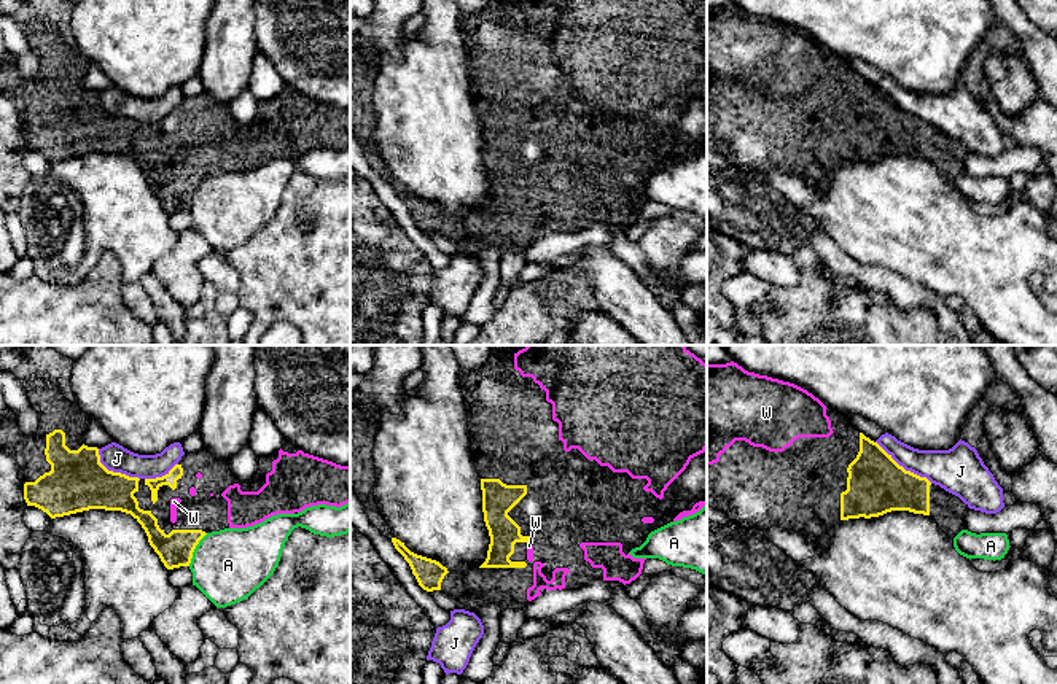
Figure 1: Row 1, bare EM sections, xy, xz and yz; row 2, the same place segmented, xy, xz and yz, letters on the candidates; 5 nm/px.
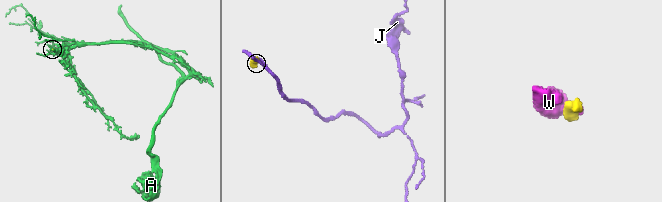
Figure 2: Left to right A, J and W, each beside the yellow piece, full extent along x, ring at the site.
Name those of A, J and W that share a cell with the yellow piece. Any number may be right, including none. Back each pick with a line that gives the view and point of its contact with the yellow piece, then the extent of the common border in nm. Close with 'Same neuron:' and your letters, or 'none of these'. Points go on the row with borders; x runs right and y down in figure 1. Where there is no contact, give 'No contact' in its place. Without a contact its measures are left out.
W: Touches yellow at xz (529, 541). Shared border 30 nm
Same neuron: W

